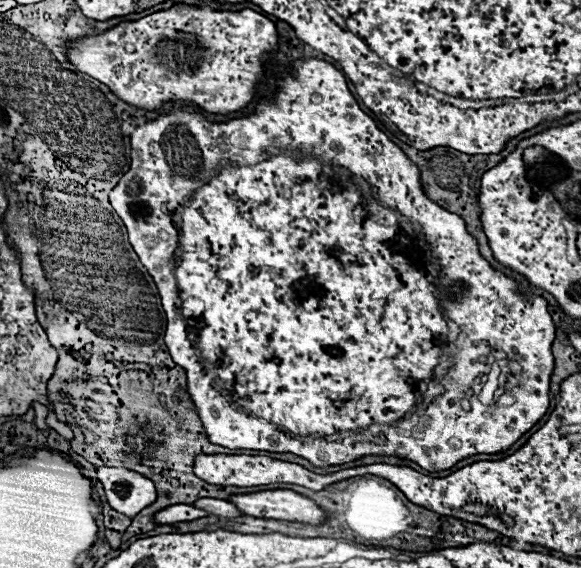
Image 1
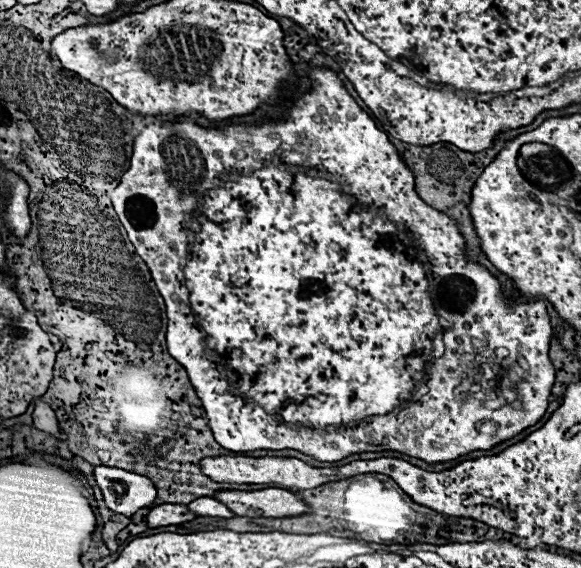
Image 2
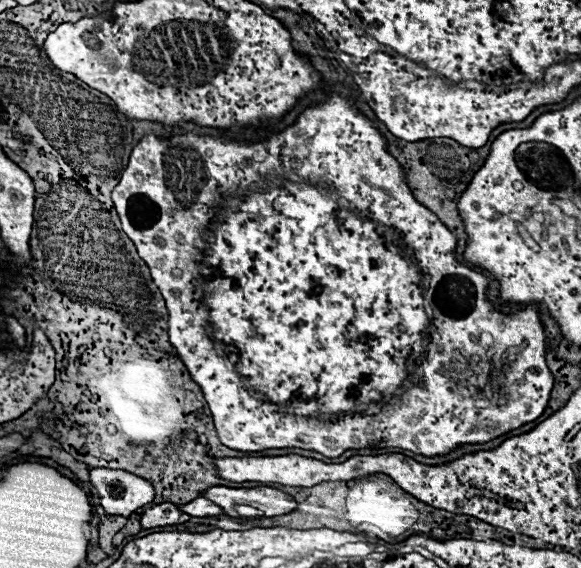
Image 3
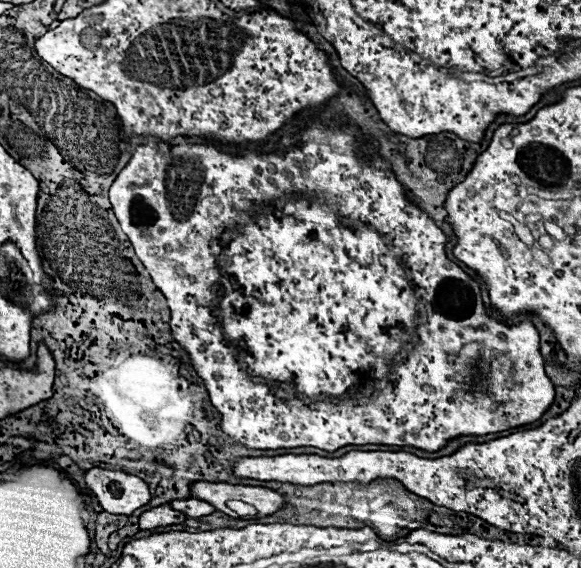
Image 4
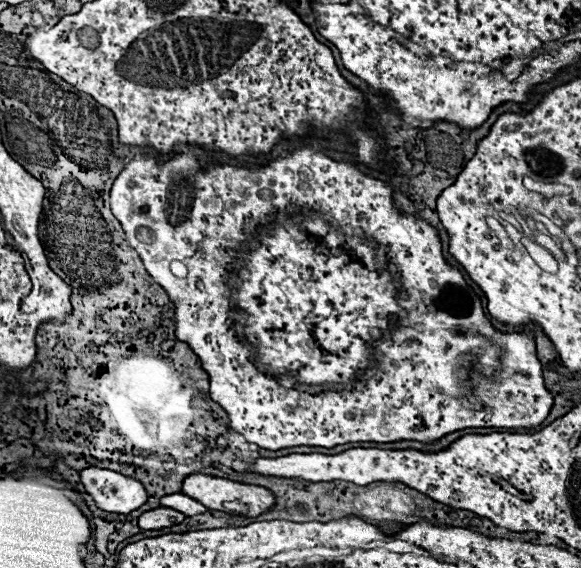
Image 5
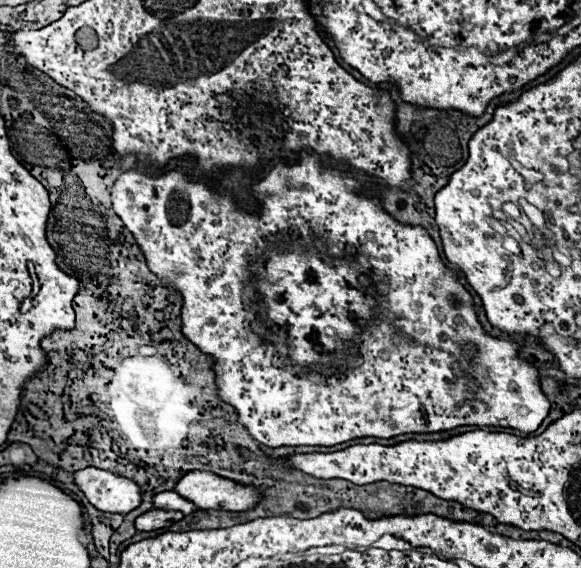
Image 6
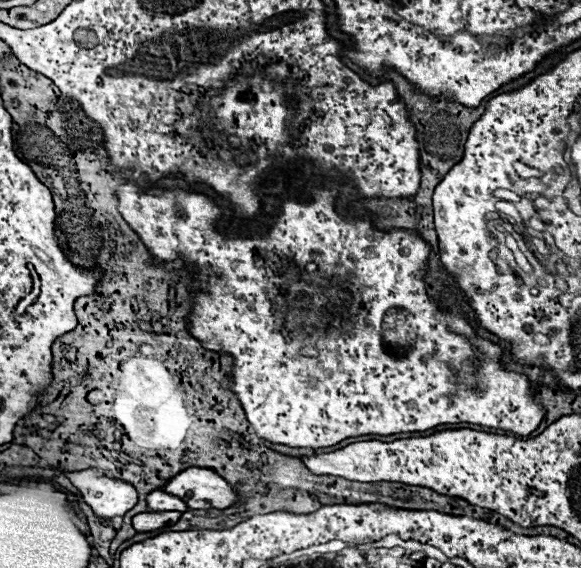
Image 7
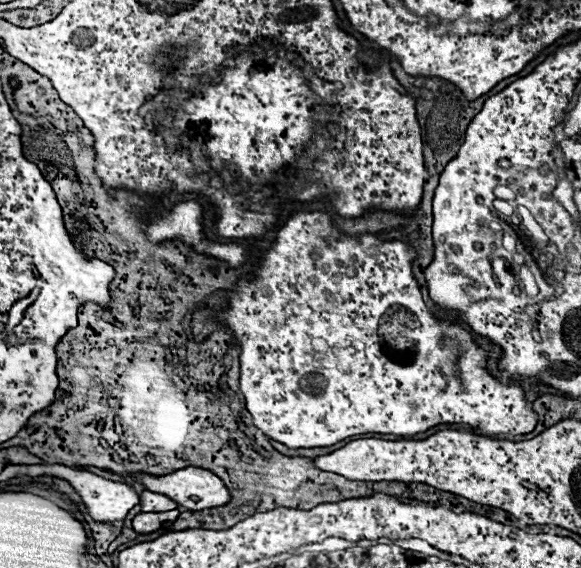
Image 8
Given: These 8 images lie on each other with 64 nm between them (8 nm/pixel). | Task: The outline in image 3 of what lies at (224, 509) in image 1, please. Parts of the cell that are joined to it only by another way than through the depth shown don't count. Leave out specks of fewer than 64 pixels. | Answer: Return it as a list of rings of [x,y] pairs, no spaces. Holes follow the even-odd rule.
[[[200,496],[200,498],[196,498],[196,500],[188,502],[188,504],[182,504],[180,510],[184,510],[186,514],[192,514],[192,516],[198,516],[198,518],[202,518],[202,516],[220,516],[220,514],[224,514],[224,510],[222,510],[220,506],[216,506],[214,502],[210,502],[210,500],[204,498],[204,496]]]

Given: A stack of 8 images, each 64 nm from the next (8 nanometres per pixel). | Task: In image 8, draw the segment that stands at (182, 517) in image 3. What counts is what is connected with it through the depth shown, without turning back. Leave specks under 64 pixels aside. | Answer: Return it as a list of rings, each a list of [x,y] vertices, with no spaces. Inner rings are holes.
[[[170,510],[170,512],[150,512],[150,514],[136,514],[132,520],[132,526],[138,534],[150,534],[160,528],[168,528],[176,522],[180,516],[180,510]]]

